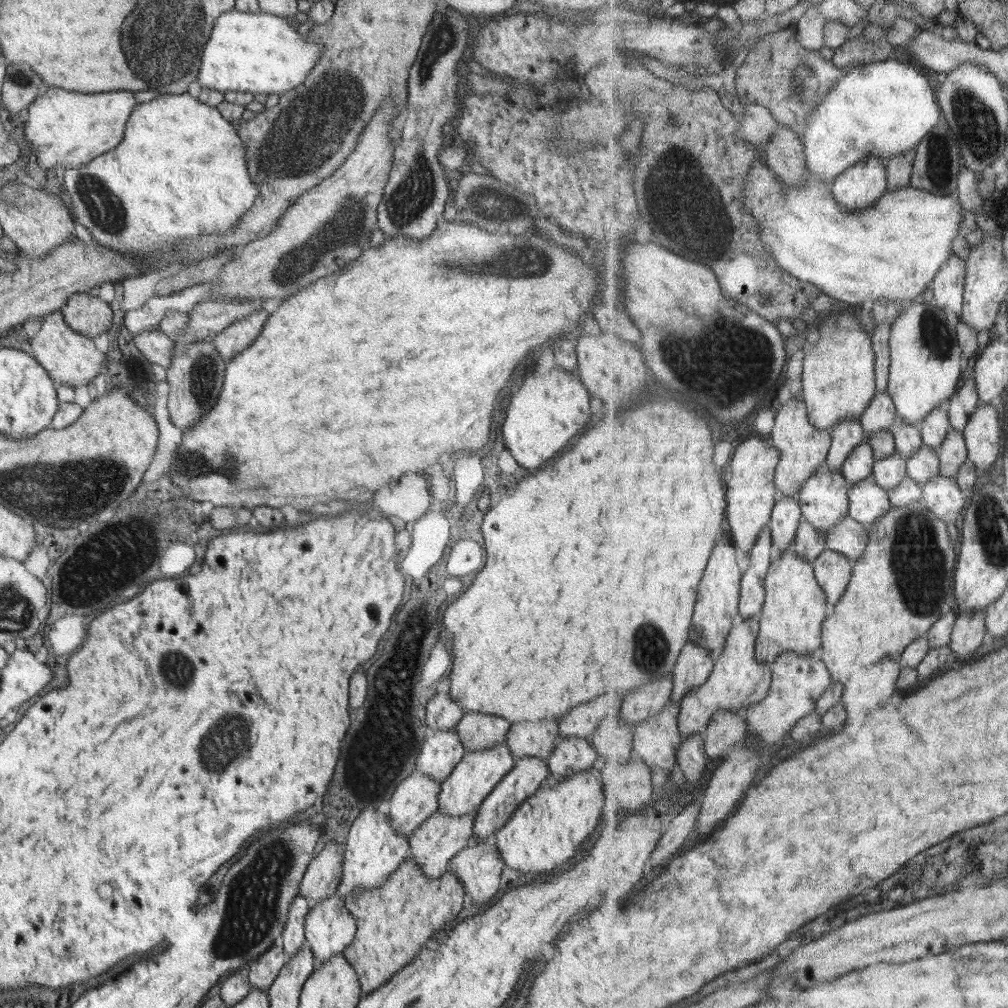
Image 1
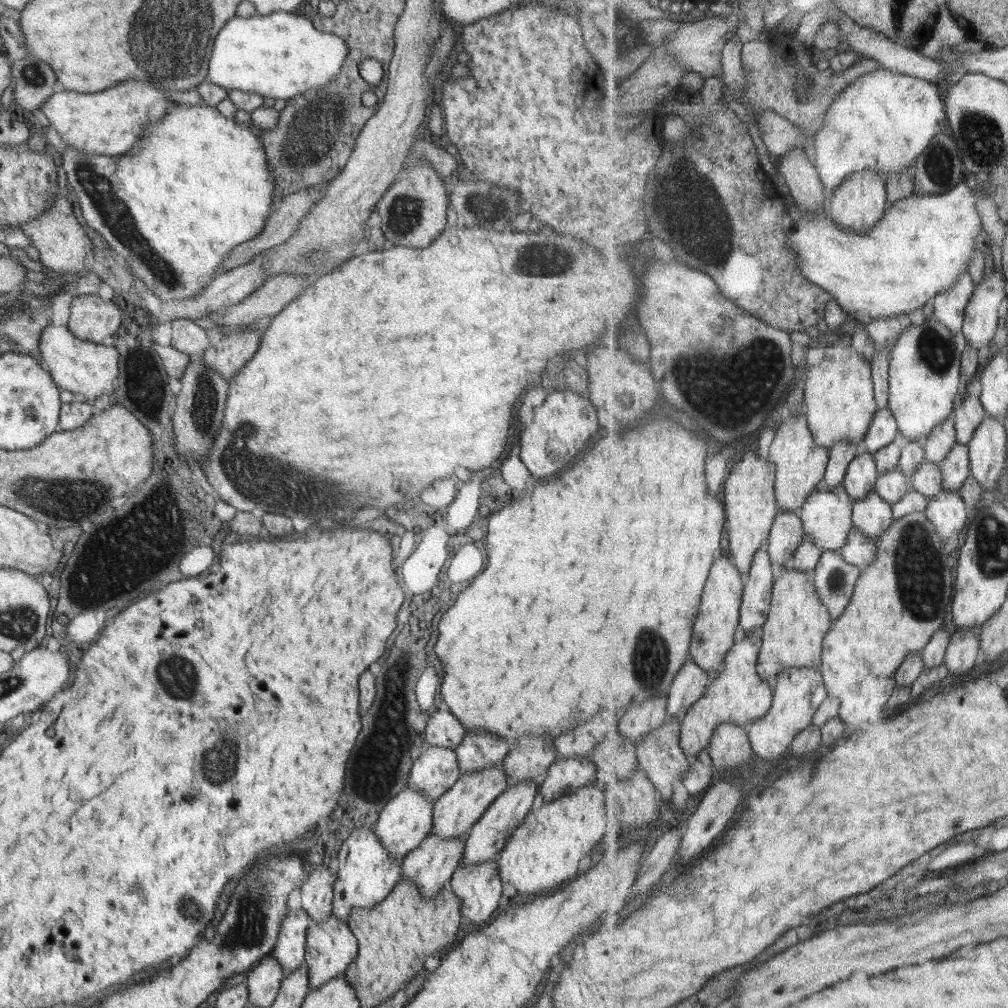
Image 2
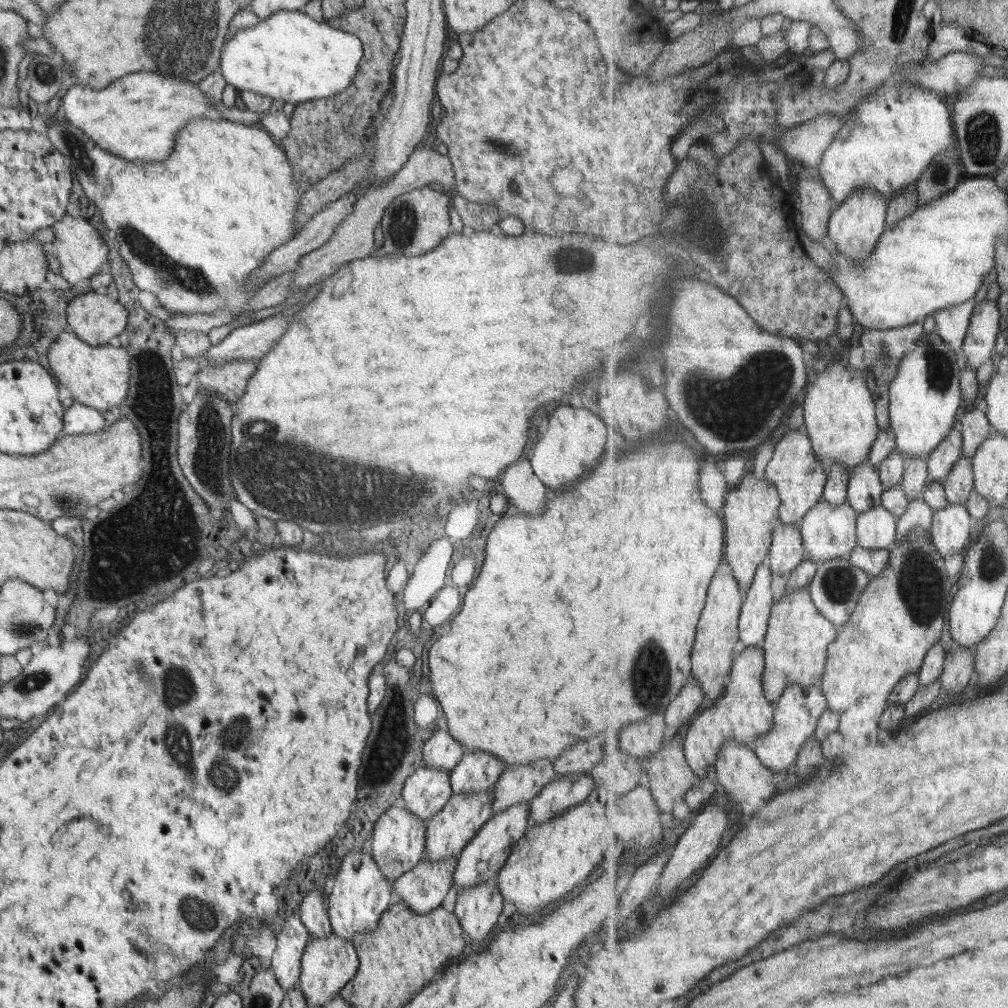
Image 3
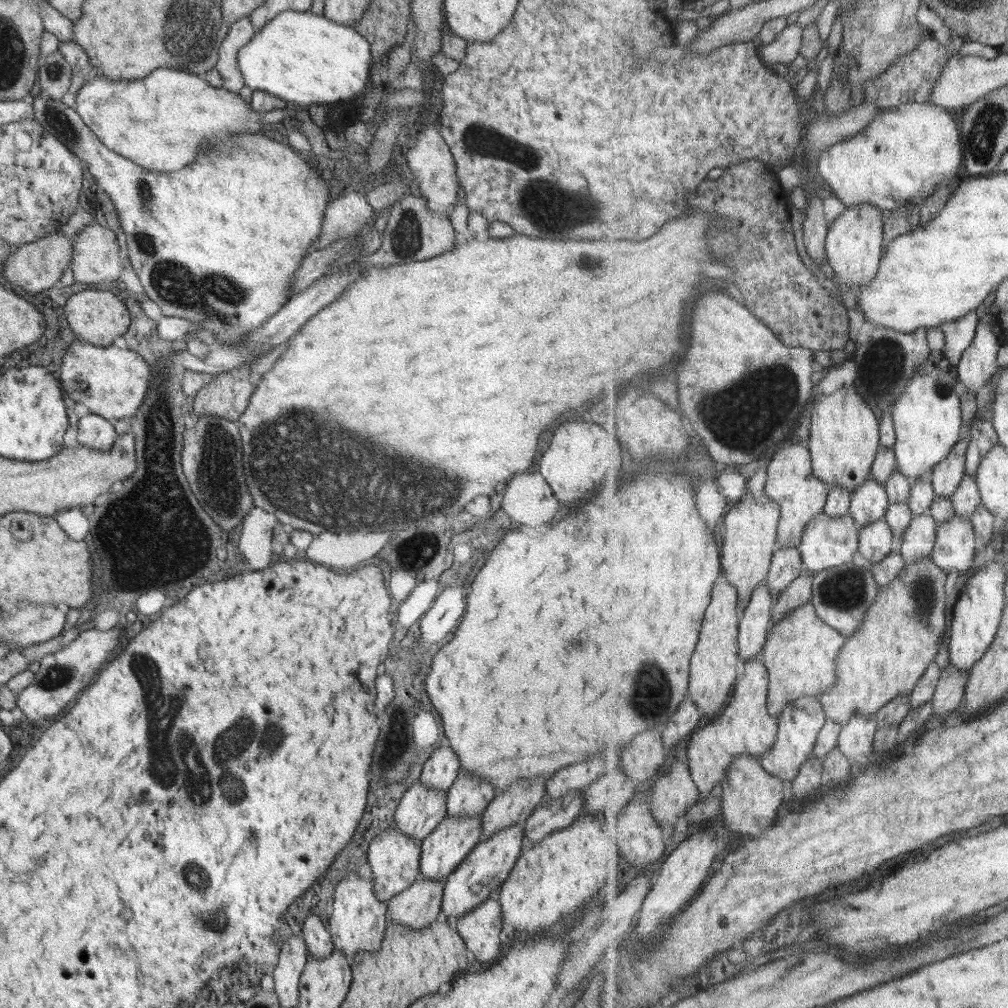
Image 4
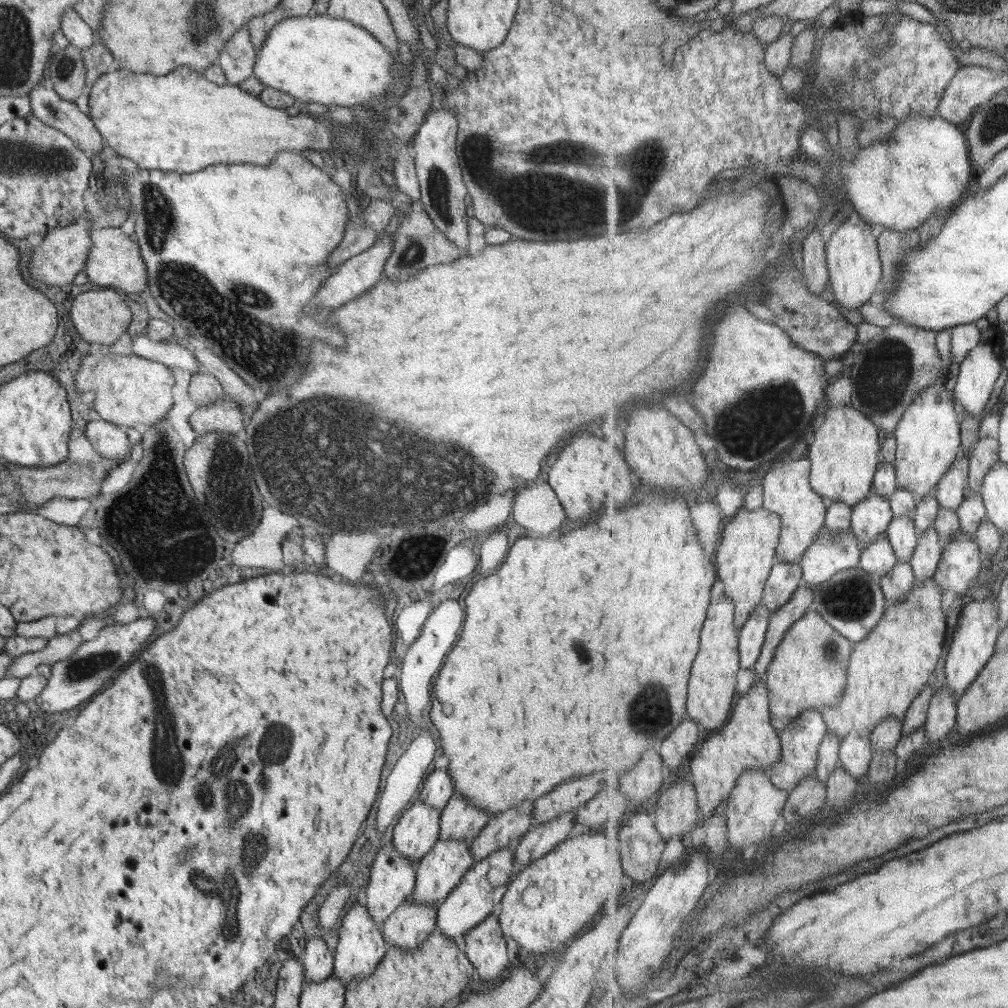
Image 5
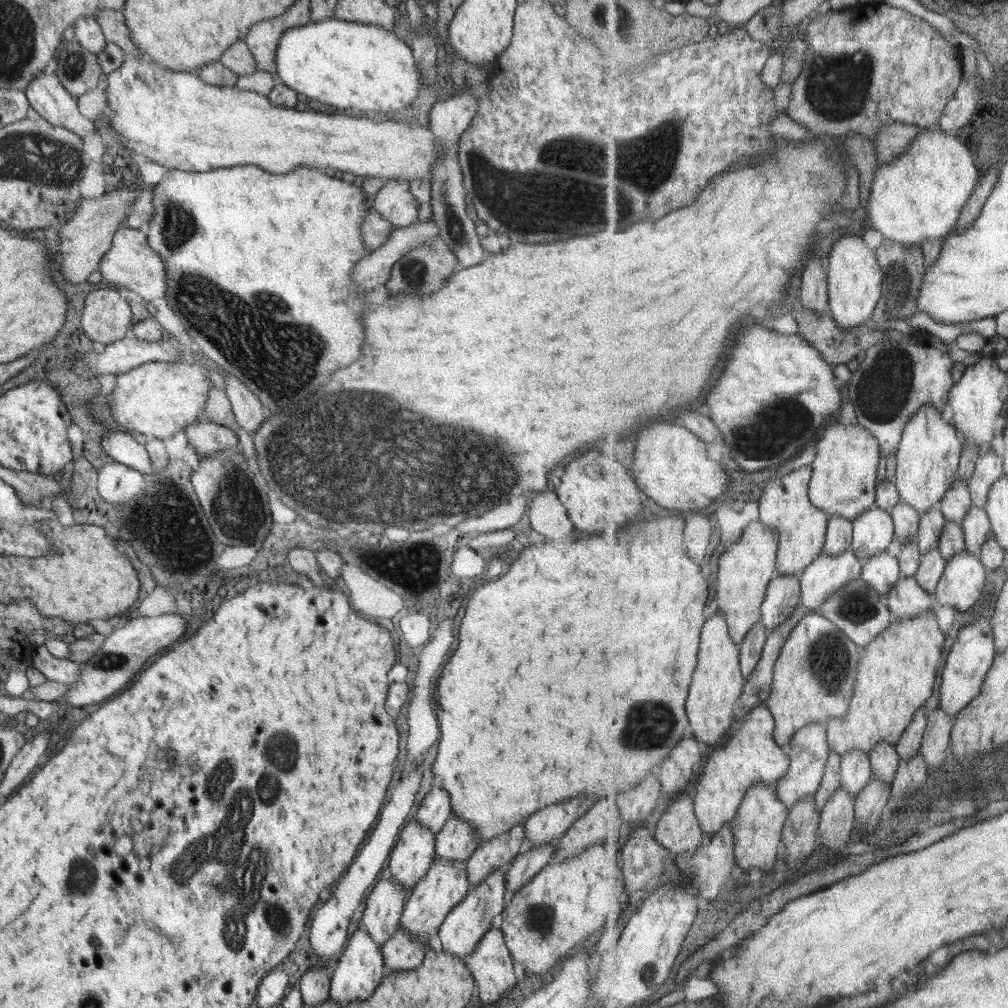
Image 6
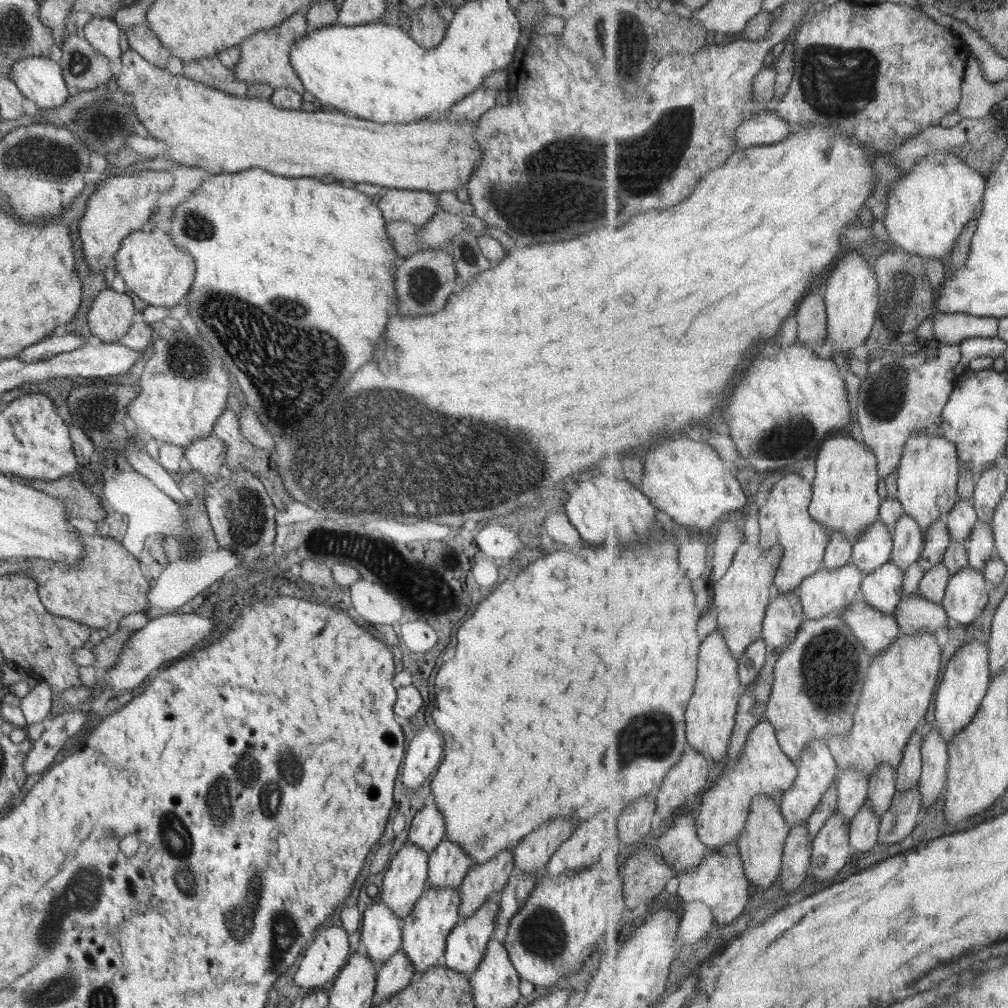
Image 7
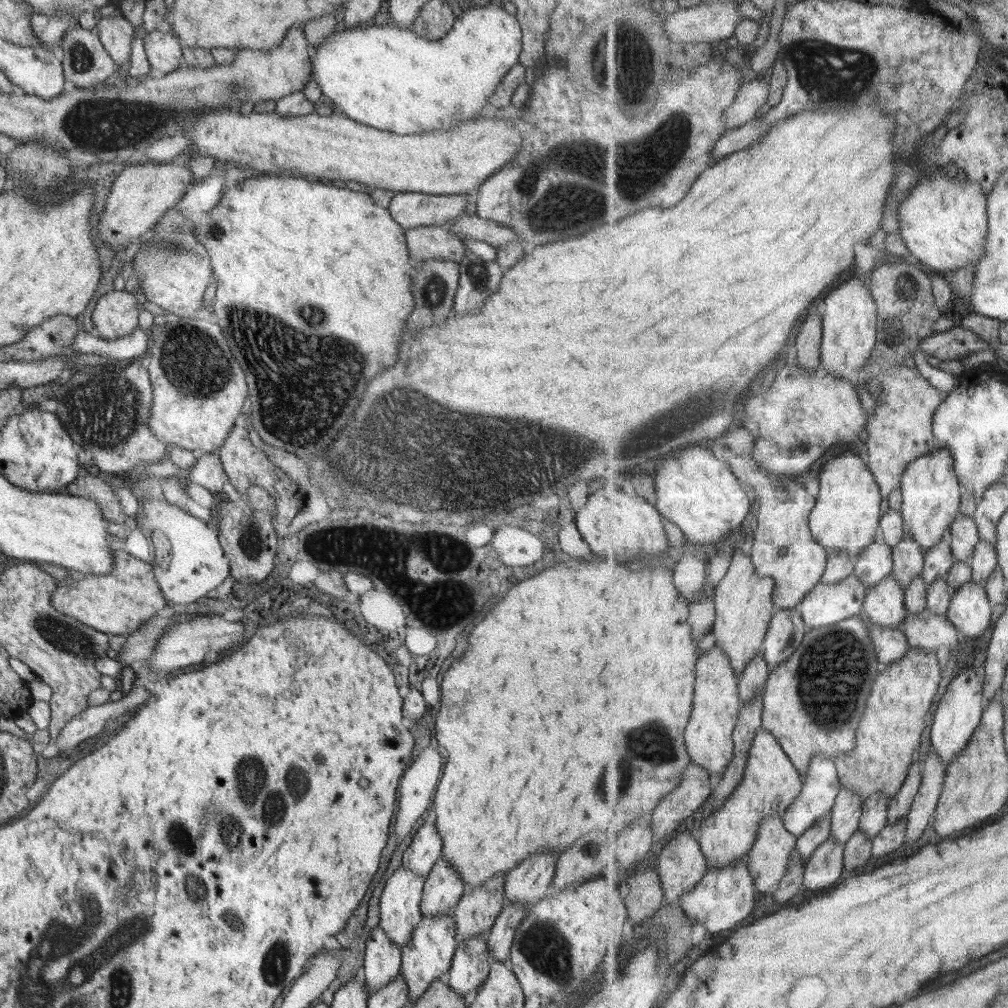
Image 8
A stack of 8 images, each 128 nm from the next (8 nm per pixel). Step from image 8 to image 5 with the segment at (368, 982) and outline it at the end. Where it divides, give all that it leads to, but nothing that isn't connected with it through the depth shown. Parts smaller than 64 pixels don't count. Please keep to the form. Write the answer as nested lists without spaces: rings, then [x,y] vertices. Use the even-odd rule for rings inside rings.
[[[384,846],[379,851],[375,851],[372,858],[372,867],[370,867],[368,886],[366,888],[366,907],[372,919],[380,928],[388,916],[394,913],[396,907],[402,904],[410,895],[413,894],[416,880],[416,862],[410,861],[402,853],[398,853],[391,846]]]

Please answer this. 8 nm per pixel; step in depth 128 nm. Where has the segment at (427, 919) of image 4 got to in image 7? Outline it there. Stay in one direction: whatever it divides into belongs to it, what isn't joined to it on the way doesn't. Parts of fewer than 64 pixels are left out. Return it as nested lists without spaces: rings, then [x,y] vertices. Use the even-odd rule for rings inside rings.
[[[400,948],[379,967],[373,1005],[403,990],[414,977],[414,965]]]

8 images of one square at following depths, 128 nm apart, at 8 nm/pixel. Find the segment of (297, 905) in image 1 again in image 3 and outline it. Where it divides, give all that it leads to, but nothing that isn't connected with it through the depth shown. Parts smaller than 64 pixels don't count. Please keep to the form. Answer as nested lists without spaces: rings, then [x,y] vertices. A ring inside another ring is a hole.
[[[292,913],[278,924],[275,932],[276,951],[269,967],[274,971],[276,980],[287,994],[299,984],[301,959],[310,935],[299,913]]]

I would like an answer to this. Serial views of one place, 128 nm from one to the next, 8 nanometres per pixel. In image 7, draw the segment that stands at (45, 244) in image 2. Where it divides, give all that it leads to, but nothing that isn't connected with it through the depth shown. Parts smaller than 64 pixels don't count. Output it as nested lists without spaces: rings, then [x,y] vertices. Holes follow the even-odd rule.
[[[138,229],[126,235],[114,255],[112,265],[124,278],[129,290],[147,304],[170,308],[185,300],[196,275],[192,256],[178,249],[170,240],[170,236],[160,229]]]

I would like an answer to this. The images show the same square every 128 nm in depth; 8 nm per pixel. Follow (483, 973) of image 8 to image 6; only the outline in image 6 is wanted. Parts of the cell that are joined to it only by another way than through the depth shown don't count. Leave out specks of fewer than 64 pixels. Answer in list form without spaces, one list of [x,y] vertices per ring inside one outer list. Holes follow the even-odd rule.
[[[494,869],[484,881],[480,881],[480,885],[469,887],[466,897],[456,904],[456,907],[452,907],[452,911],[444,917],[444,921],[440,924],[437,934],[440,937],[443,950],[462,960],[471,954],[486,931],[492,928],[494,916],[498,916],[504,910],[506,891],[505,870],[502,869]]]

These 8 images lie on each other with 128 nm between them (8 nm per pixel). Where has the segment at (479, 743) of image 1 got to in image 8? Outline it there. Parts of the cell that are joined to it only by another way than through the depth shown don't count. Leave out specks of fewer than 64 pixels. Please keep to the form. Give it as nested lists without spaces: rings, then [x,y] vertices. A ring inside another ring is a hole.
[[[440,857],[423,884],[420,912],[422,915],[453,914],[454,907],[466,892],[460,873]]]

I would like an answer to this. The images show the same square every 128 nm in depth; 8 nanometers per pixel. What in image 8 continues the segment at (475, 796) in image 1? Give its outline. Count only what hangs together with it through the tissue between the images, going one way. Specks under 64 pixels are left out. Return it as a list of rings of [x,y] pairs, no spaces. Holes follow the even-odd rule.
[[[450,913],[421,916],[411,939],[401,948],[401,973],[404,975],[404,981],[408,983],[408,1000],[416,1001],[428,986],[432,985],[432,981],[440,979],[442,974],[449,972],[452,957],[458,948],[455,930],[456,921]]]

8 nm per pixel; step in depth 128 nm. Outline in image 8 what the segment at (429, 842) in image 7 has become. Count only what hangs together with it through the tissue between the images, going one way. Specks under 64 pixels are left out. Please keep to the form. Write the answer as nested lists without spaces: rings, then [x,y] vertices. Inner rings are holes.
[[[425,821],[414,834],[408,849],[403,854],[402,862],[404,867],[426,878],[441,855],[442,839],[438,835],[438,829],[432,822]]]

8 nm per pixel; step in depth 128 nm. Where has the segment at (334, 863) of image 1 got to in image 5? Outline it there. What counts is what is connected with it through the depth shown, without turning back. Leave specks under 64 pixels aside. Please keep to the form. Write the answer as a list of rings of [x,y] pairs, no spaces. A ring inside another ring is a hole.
[[[310,938],[302,955],[305,981],[322,981],[332,975],[334,955],[329,942],[322,938]]]

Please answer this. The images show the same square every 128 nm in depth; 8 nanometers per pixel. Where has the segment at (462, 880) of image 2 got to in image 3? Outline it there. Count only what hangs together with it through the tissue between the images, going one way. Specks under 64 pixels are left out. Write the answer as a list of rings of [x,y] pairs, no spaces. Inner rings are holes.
[[[496,878],[457,892],[455,915],[475,948],[487,946],[491,932],[502,912],[502,893]]]

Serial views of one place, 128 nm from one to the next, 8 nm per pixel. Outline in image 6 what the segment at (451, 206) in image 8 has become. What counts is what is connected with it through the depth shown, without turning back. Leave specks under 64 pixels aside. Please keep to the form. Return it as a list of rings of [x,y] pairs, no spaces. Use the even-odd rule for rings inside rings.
[[[404,179],[385,180],[384,186],[369,199],[368,205],[397,228],[416,222],[420,210],[420,204]]]

